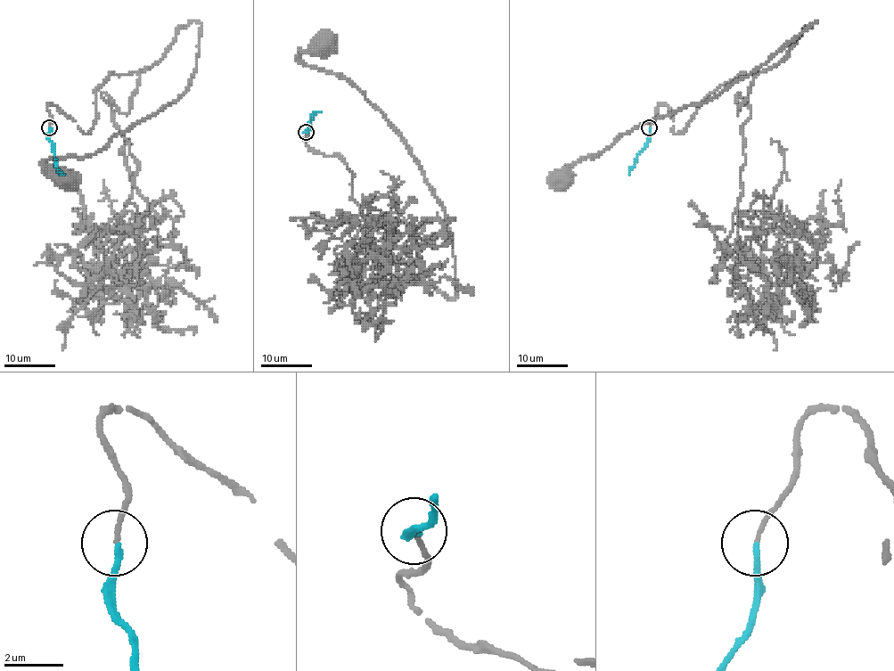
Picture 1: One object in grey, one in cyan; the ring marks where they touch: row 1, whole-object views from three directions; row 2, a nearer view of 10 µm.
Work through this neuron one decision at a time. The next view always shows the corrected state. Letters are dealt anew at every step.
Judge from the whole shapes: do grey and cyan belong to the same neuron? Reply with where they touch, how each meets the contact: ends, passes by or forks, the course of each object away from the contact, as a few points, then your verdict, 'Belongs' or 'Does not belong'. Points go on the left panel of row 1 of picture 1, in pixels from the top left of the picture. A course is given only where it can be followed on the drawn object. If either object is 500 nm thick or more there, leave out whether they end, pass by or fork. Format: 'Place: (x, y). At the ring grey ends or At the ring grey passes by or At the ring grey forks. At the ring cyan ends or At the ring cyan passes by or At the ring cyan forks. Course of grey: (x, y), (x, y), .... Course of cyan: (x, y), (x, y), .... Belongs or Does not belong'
Place: (49, 127). At the ring grey ends. At the ring cyan ends. Course of grey: (50, 127), (53, 104), (87, 133), (110, 74), (200, 23), (188, 87), (49, 157), (64, 180). Course of cyan: (50, 127), (55, 167), (64, 175). Belongs

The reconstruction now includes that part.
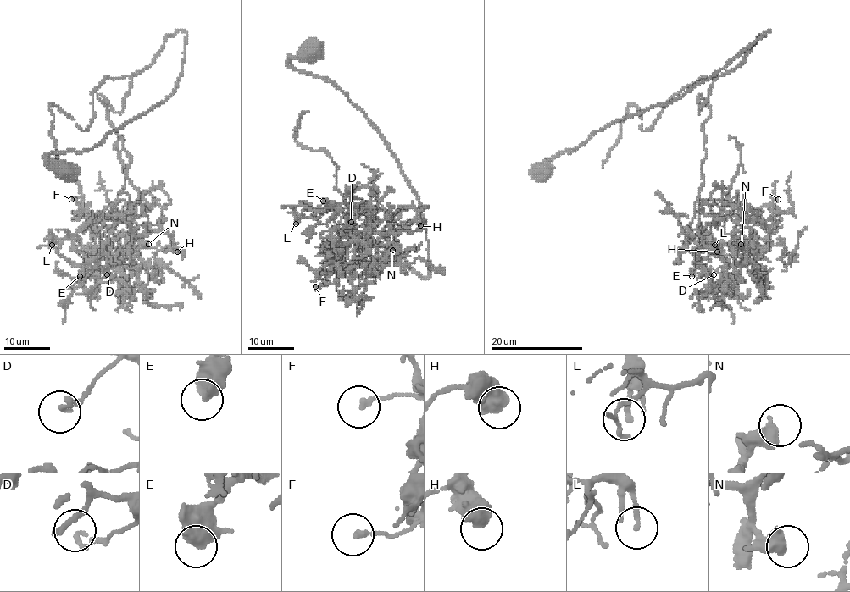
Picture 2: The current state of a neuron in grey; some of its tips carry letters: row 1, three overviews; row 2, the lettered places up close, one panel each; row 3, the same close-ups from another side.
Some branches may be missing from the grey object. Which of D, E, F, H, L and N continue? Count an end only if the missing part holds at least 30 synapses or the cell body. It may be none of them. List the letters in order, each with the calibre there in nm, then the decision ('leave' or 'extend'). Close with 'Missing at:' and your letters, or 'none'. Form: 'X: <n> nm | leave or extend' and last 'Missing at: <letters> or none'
D: 200 nm | leave
E: 440 nm | extend
F: 170 nm | leave
H: 600 nm | leave
L: 160 nm | leave
N: 550 nm | leave
Missing at: E

